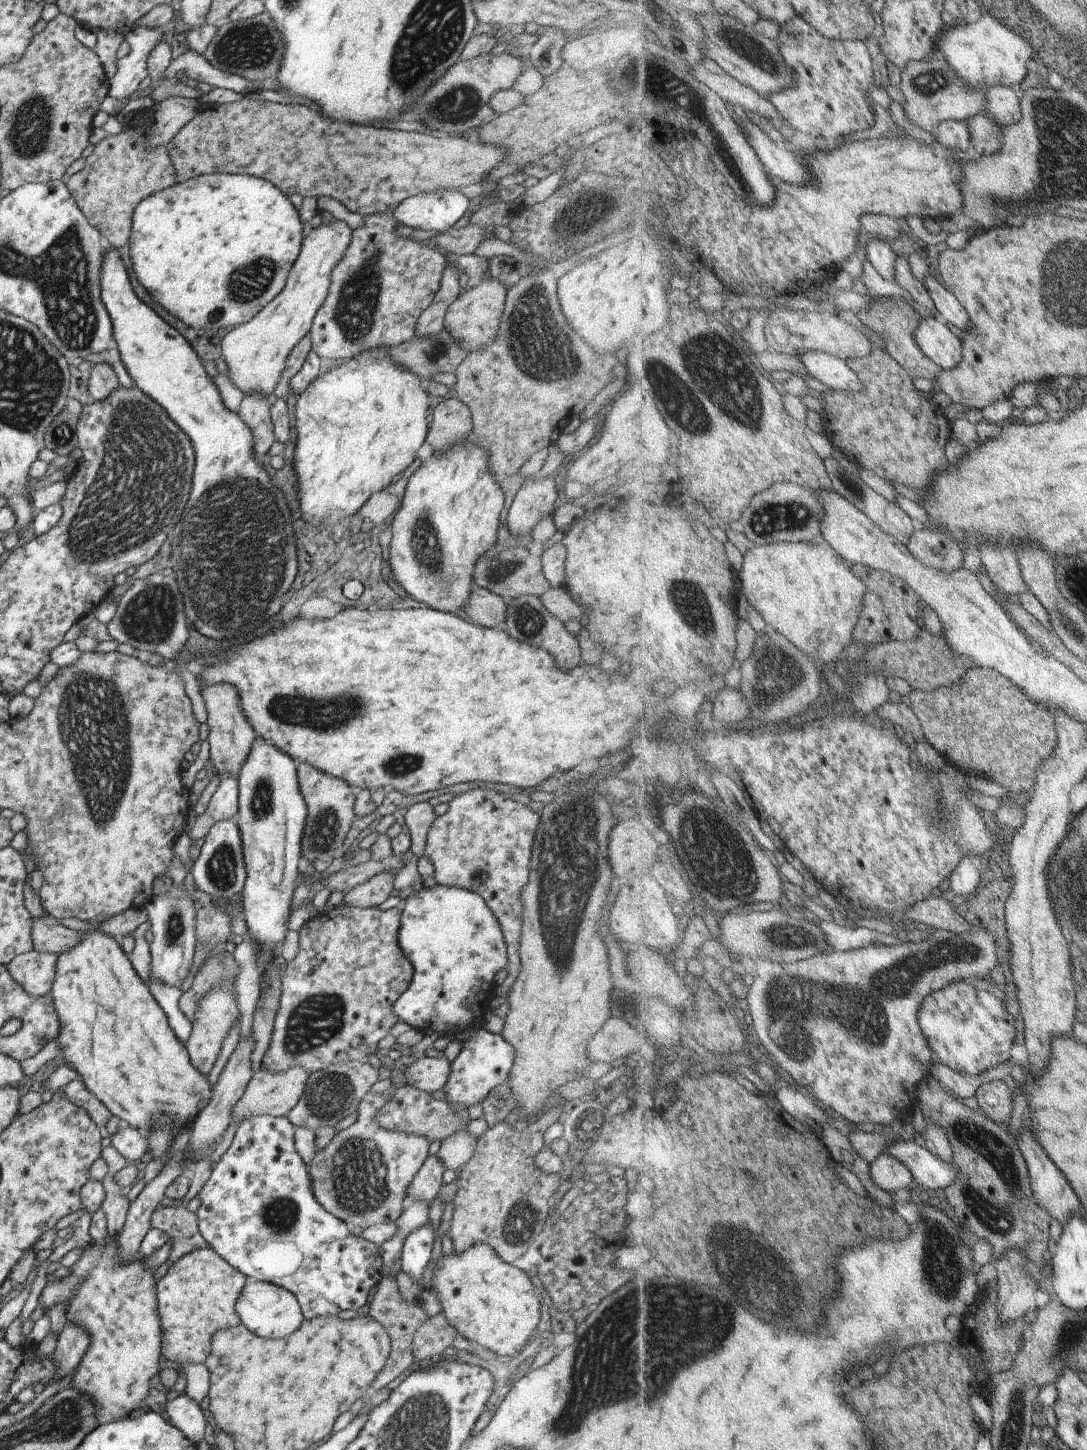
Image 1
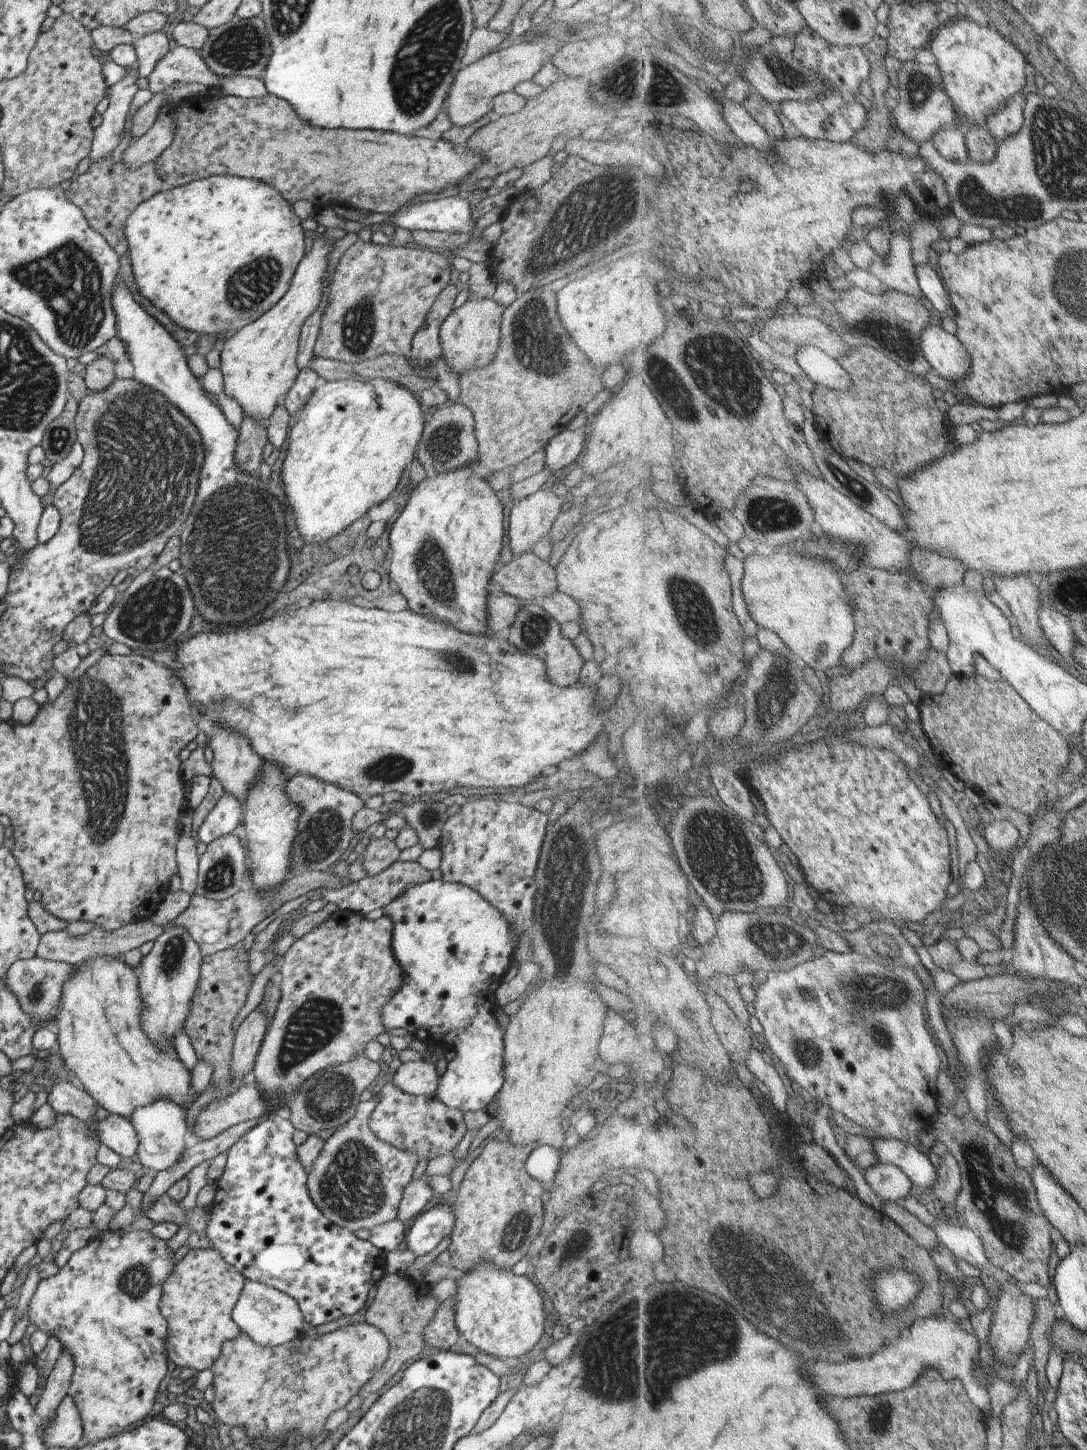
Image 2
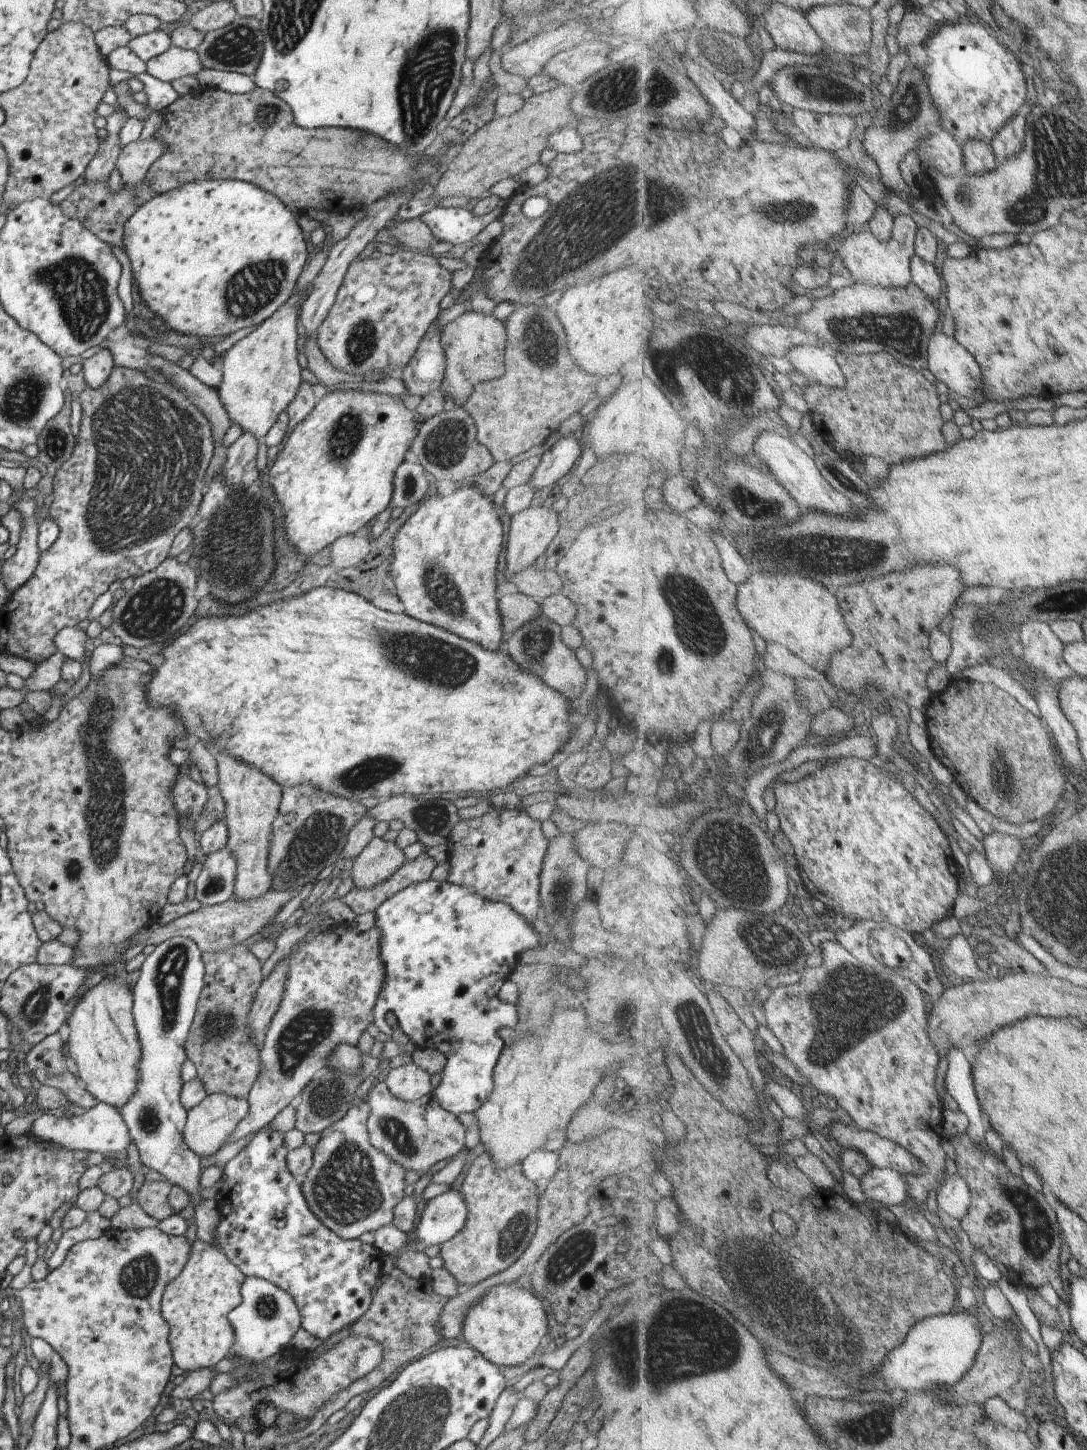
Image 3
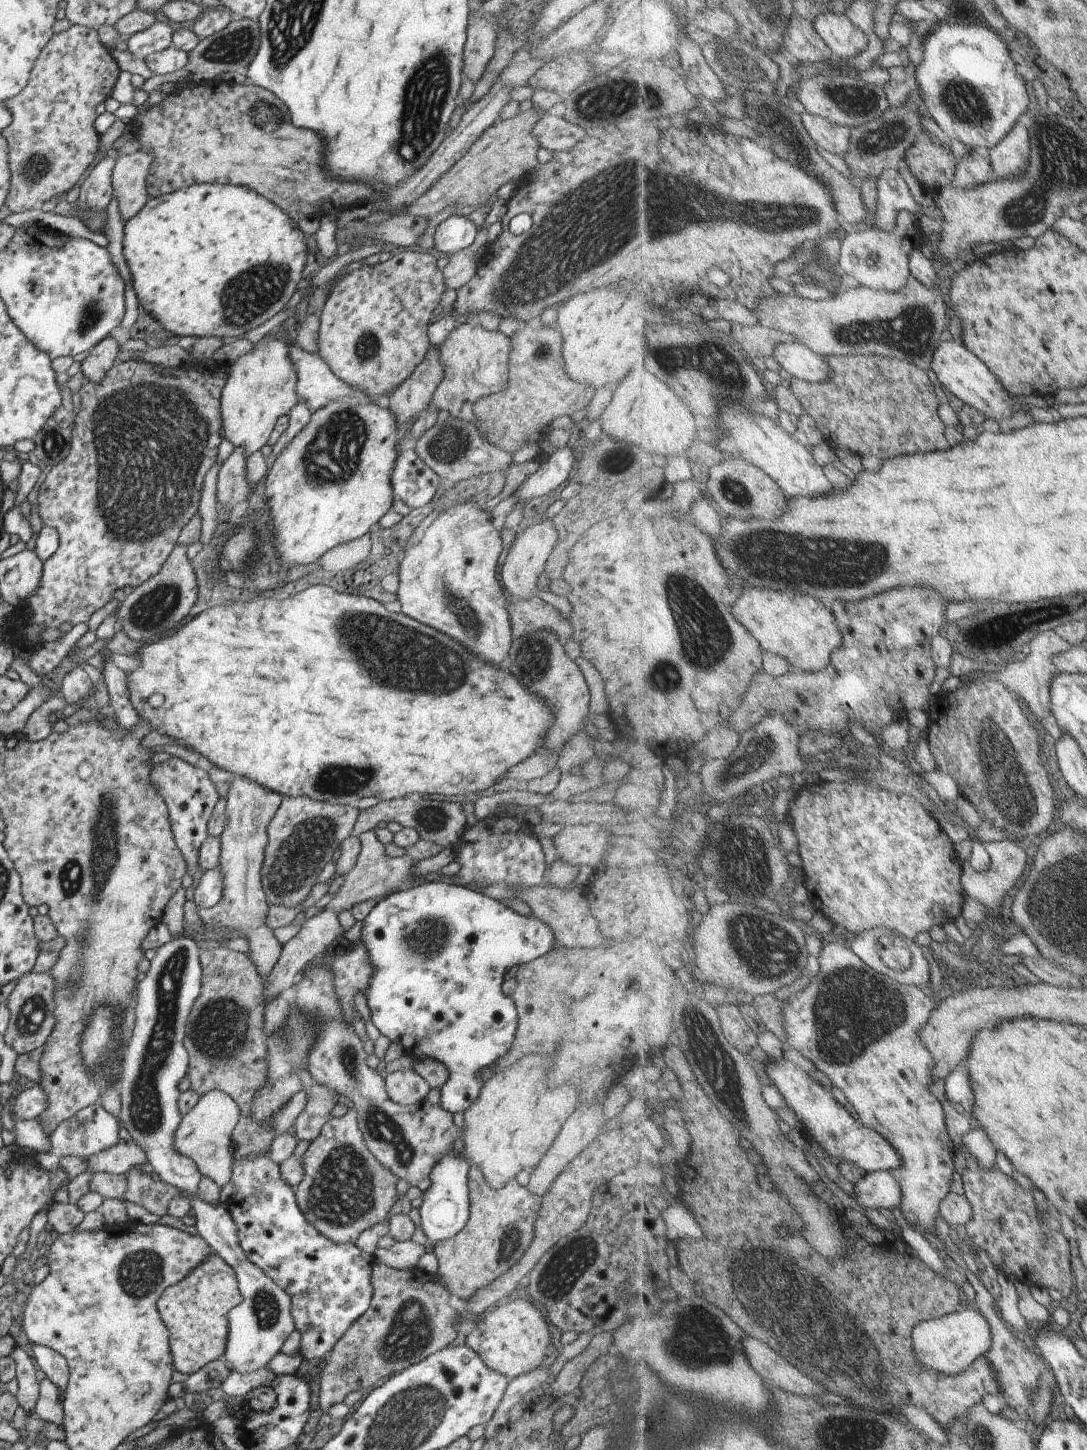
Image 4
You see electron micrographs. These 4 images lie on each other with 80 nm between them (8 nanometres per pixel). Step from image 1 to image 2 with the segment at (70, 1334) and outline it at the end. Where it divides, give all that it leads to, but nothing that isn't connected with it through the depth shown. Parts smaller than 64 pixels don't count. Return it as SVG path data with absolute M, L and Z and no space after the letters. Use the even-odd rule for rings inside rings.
M62 1349L60 1357L47 1379L46 1387L33 1409L40 1416L42 1427L46 1427L47 1423L56 1418L55 1410L62 1399L68 1395L72 1375L73 1359Z

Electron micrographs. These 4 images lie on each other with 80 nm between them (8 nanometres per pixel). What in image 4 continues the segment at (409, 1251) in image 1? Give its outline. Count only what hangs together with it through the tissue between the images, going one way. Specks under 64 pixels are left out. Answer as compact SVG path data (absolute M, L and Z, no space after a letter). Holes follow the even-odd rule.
M450 1151L433 1164L430 1187L423 1192L423 1202L419 1207L420 1224L427 1242L432 1244L452 1238L468 1222L469 1209L469 1168L468 1160Z

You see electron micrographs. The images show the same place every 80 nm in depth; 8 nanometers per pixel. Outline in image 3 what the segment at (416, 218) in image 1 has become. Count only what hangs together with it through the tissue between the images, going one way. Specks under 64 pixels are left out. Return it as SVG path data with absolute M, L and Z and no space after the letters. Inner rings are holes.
M499 199L497 206L484 216L473 216L467 207L433 207L422 215L438 241L451 242L457 247L469 243L489 223L500 219L505 208L504 200Z

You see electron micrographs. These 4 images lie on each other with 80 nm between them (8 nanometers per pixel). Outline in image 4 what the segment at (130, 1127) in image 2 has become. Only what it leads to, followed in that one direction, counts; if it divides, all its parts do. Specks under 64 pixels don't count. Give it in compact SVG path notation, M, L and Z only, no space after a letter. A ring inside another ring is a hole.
M99 1100L79 1110L73 1117L61 1122L49 1138L51 1140L50 1149L43 1153L36 1152L34 1156L35 1164L48 1172L62 1168L60 1158L64 1158L64 1156L81 1155L87 1157L113 1147L117 1145L118 1141L122 1141L118 1120L104 1110Z

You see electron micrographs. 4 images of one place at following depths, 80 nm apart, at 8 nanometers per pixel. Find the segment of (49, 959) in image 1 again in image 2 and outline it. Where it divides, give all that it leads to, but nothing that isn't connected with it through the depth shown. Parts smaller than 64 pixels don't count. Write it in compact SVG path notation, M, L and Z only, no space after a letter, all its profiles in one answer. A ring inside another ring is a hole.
M36 956L31 959L22 959L14 962L5 976L5 987L15 994L23 1013L32 1023L43 1024L49 1029L55 1029L57 1024L56 1012L61 1009L63 986L77 972L82 965L65 963L62 961L49 961ZM49 1016L49 1019L47 1020ZM50 1023L50 1024L49 1024Z

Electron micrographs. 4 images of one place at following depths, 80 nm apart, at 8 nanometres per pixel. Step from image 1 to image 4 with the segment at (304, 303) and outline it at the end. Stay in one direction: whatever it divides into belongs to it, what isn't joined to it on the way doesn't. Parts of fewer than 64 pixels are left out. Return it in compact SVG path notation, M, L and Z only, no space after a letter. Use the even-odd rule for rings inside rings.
M288 331L280 339L272 337L271 332L269 332L256 343L257 346L253 352L238 358L233 363L226 364L229 377L224 388L220 390L221 397L219 398L221 404L221 432L223 438L233 444L233 450L237 447L243 449L246 458L252 456L254 452L258 452L262 446L267 444L278 418L289 414L293 406L299 402L297 376L292 370L293 364L290 362L288 354L289 342Z

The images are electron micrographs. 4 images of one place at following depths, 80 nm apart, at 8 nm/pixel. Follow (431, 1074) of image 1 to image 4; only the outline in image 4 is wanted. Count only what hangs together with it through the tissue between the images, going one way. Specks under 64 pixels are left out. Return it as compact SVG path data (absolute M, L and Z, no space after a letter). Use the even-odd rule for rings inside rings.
M412 1068L388 1073L384 1082L390 1100L400 1105L416 1105L430 1090L427 1082Z

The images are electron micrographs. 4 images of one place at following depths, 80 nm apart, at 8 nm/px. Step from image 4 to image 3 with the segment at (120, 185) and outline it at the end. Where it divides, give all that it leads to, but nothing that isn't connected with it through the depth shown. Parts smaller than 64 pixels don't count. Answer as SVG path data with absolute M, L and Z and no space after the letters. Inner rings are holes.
M154 136L147 140L134 141L122 149L115 167L120 172L123 184L130 189L138 189L164 149L165 144Z

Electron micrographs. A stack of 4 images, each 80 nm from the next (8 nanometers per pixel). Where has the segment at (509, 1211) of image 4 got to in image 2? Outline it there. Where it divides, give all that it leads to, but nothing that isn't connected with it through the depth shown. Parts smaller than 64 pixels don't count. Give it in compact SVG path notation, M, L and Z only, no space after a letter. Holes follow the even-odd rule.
M510 1140L489 1141L484 1146L483 1152L480 1152L480 1155L476 1157L464 1174L456 1201L452 1203L457 1223L450 1234L451 1242L447 1249L452 1258L453 1270L466 1273L482 1261L492 1263L497 1269L510 1270L535 1246L535 1240L539 1236L544 1222L544 1200L547 1196L548 1185L542 1185L528 1174L524 1168L524 1161L527 1159L526 1153L514 1152L513 1148L513 1143Z

